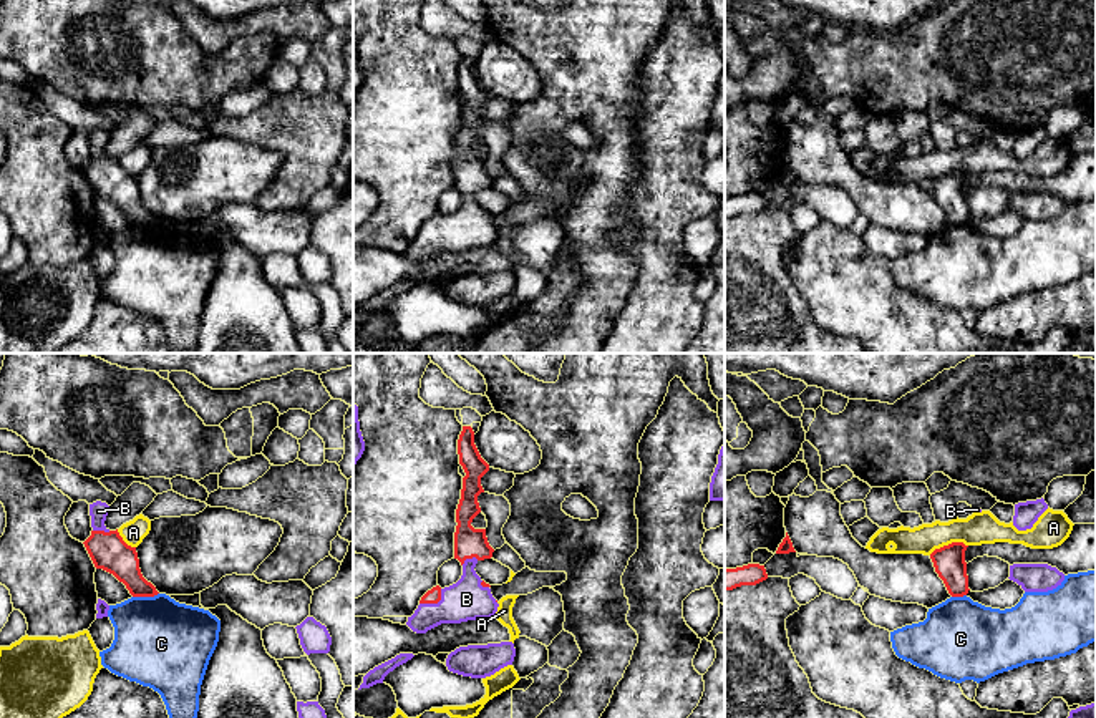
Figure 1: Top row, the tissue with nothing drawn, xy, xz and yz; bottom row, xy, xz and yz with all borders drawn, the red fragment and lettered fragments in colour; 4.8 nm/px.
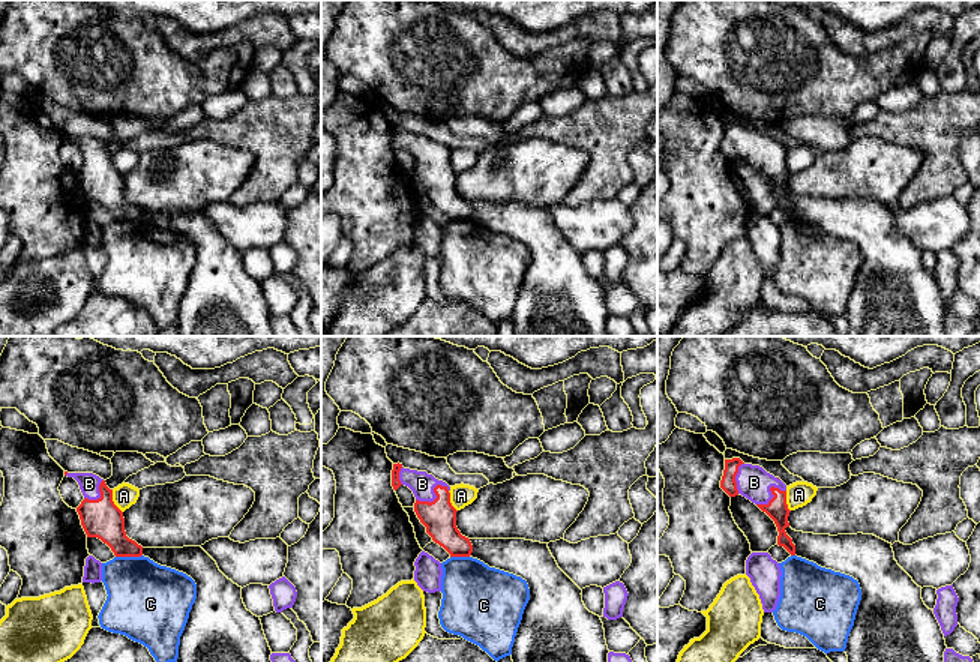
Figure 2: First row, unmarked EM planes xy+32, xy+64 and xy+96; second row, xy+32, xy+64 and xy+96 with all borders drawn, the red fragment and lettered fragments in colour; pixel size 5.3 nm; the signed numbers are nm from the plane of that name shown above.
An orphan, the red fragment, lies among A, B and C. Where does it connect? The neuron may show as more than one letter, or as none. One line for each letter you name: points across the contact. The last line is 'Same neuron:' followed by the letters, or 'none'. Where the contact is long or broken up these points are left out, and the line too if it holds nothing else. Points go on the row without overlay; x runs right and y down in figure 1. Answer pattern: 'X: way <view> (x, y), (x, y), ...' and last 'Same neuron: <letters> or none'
Same neuron: B

